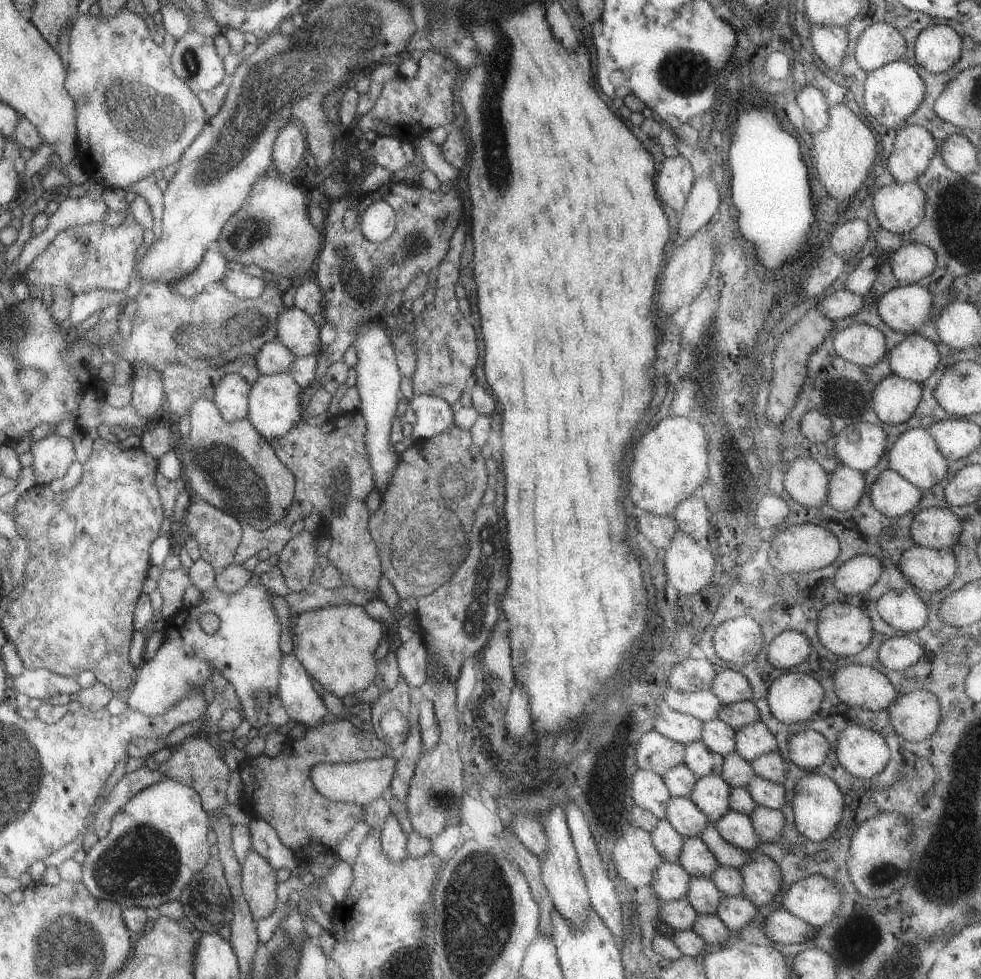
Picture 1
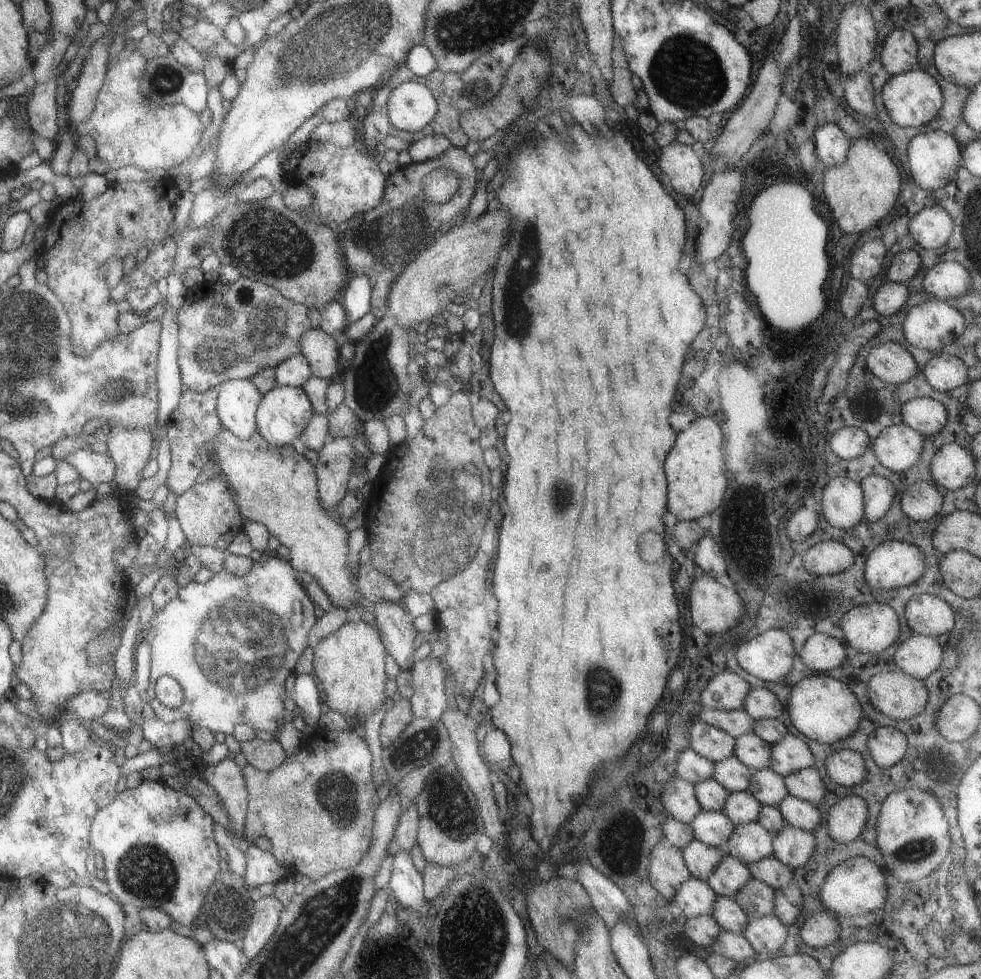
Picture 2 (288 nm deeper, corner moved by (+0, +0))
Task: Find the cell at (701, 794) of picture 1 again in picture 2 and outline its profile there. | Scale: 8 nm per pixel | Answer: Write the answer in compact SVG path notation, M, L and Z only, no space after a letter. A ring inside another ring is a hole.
M747 790L745 792L731 792L725 800L723 806L723 814L737 826L745 826L745 824L755 824L761 812L761 806Z

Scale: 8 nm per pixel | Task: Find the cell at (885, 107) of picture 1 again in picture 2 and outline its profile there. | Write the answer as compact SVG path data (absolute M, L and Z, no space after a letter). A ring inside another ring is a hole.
M913 66L909 72L903 72L899 76L891 76L889 82L883 86L881 96L883 96L887 114L901 128L921 128L925 124L929 124L931 120L935 120L939 116L941 106L943 106L943 92L939 88L937 80L933 76L929 76L927 72L919 70L917 66Z

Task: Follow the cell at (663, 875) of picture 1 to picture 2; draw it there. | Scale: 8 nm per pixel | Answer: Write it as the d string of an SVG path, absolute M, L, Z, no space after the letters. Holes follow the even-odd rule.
M693 878L681 884L673 896L673 902L679 906L685 918L699 918L699 916L711 918L715 900L717 900L717 894L709 888L709 884Z

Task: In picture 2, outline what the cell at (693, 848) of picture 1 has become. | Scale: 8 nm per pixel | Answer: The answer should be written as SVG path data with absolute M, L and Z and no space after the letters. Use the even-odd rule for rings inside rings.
M723 854L721 864L717 864L717 868L711 872L711 876L705 882L717 896L733 898L737 892L741 892L741 888L745 888L745 884L751 878L753 876L745 864L741 864L733 856Z

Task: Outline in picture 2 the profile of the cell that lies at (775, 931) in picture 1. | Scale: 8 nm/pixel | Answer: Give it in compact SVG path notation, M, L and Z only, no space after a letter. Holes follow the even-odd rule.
M817 912L817 914L809 914L803 920L797 938L801 938L801 942L807 944L809 948L817 950L833 944L839 938L839 930L841 924L831 912Z

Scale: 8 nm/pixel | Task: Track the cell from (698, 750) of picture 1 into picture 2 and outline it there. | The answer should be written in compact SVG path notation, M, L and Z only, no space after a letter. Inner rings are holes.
M735 756L713 764L713 780L719 782L729 794L745 792L749 788L751 776L753 776L753 770L745 764L741 764Z

